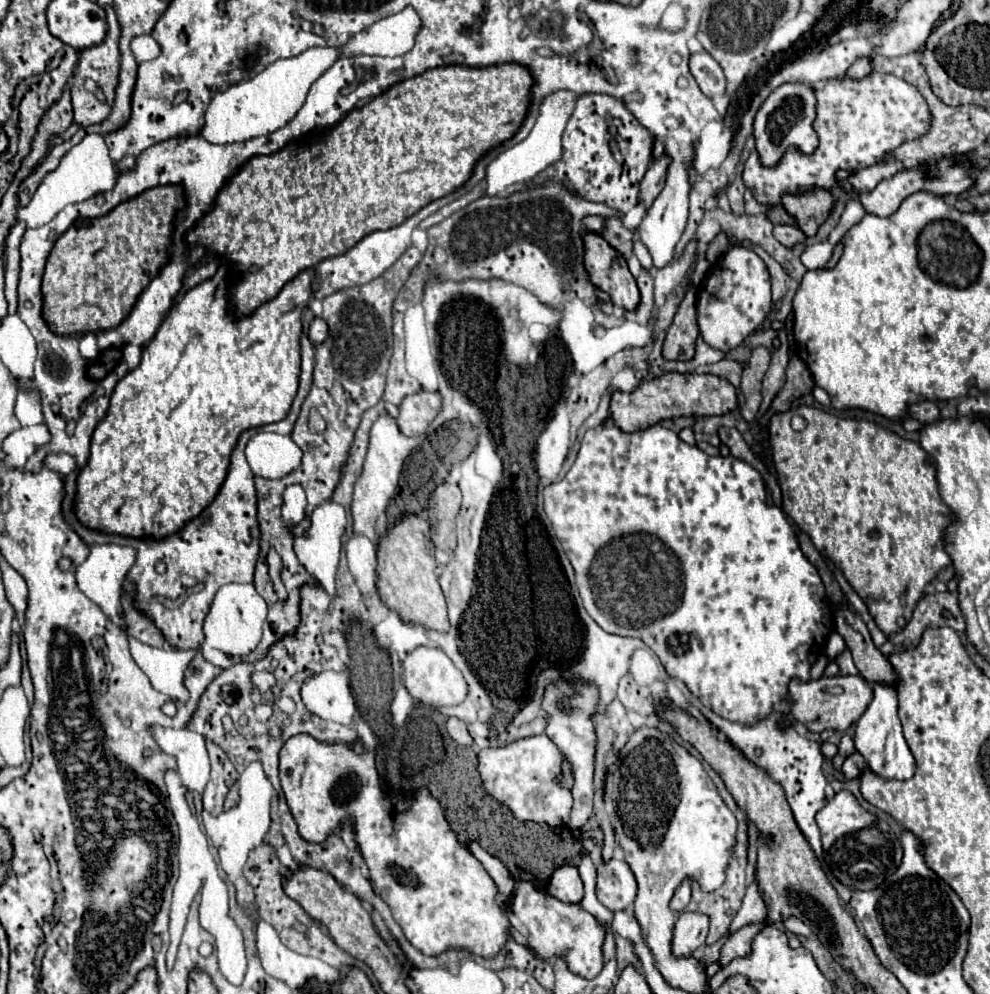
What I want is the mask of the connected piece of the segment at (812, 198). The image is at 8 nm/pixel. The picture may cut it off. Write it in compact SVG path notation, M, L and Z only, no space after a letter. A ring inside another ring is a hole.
M812 188L810 192L796 192L782 196L780 204L796 218L796 226L806 234L814 236L818 226L832 214L836 196L826 188Z

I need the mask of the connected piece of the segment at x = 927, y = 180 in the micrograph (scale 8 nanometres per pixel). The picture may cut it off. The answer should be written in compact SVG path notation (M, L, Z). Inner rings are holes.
M942 158L934 164L926 164L918 170L900 170L898 174L894 174L892 178L888 180L882 180L872 192L868 194L862 194L860 196L860 202L864 206L864 210L868 214L876 214L876 216L890 216L898 210L900 202L904 198L908 198L910 194L918 192L918 190L928 190L928 192L934 192L934 194L940 194L940 196L946 196L946 194L960 194L964 190L968 190L970 186L974 184L972 180L972 168L968 162L964 164L954 164L950 158Z

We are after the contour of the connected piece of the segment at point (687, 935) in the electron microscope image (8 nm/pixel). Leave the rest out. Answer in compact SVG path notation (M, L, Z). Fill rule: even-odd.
M682 912L674 924L672 952L678 958L690 958L700 948L708 934L708 918L704 914Z

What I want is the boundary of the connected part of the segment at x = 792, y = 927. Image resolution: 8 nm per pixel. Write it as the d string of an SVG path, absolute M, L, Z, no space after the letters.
M788 918L788 920L784 920L784 926L786 926L786 930L790 930L792 934L796 934L796 936L812 936L814 932L804 924L804 922L800 922L798 918Z

